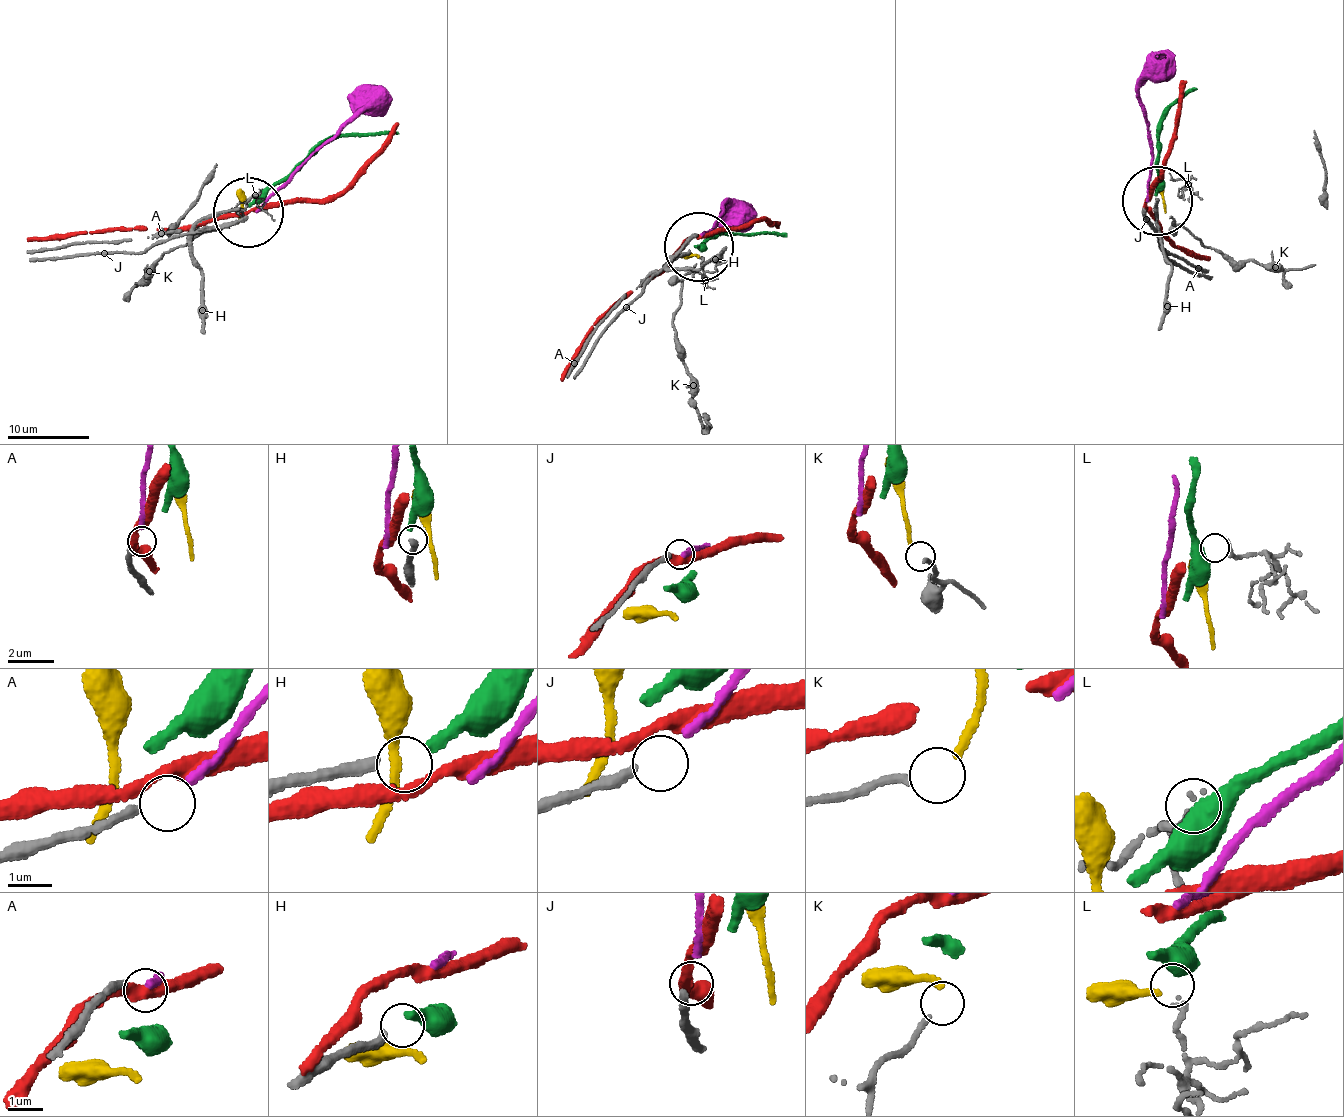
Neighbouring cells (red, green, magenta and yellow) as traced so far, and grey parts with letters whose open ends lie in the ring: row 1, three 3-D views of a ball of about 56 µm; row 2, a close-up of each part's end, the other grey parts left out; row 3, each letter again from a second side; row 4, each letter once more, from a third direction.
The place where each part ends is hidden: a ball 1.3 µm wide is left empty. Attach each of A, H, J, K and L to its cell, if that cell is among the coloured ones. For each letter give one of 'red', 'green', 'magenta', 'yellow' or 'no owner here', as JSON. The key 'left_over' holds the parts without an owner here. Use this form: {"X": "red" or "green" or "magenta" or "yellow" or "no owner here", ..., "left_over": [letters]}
{"A": "magenta", "H": "green", "J": "no owner here", "K": "yellow", "L": "no owner here", "left_over": ["J", "L"]}

